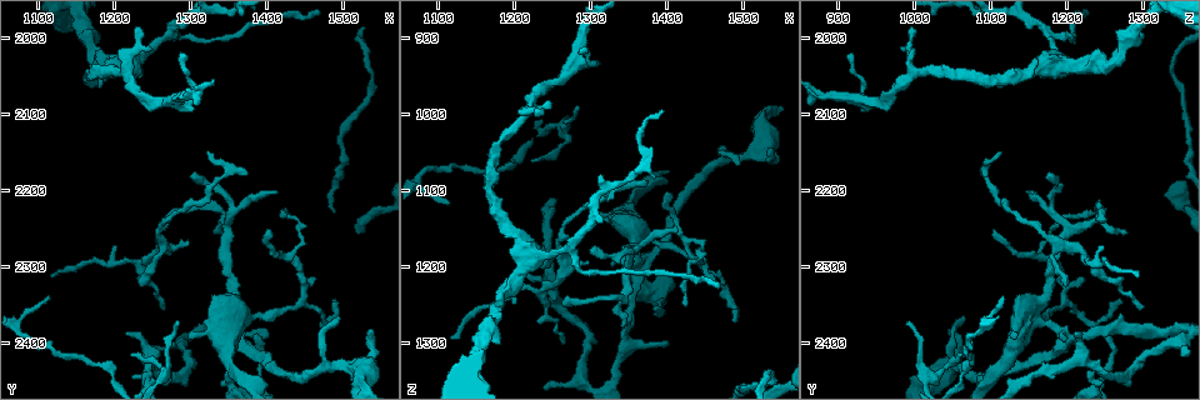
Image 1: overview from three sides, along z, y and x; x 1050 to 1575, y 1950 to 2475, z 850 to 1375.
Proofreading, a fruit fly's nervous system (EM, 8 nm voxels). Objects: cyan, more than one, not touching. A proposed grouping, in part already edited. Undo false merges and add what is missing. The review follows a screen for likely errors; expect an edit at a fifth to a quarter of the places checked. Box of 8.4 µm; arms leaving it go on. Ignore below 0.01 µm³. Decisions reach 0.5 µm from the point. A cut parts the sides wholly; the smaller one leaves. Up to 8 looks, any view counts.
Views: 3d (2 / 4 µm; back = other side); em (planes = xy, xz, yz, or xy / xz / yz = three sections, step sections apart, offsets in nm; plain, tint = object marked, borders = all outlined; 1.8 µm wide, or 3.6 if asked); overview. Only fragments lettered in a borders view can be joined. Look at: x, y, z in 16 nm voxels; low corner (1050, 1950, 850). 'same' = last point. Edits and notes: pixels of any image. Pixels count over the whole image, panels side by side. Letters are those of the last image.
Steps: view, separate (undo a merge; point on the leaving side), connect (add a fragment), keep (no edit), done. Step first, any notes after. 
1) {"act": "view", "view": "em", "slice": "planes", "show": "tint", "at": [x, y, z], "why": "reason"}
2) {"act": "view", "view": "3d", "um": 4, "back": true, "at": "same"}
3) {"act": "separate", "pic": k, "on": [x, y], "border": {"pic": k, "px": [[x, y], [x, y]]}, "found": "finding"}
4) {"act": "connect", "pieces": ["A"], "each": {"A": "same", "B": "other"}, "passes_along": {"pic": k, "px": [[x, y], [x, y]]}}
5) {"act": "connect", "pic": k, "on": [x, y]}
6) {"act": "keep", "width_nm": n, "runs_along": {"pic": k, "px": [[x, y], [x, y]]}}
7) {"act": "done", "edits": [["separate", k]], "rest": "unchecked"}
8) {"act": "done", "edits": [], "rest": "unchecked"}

{"act": "view", "view": "3d", "um": 4, "at": [1265, 2445, 1015], "why": "a fork"}

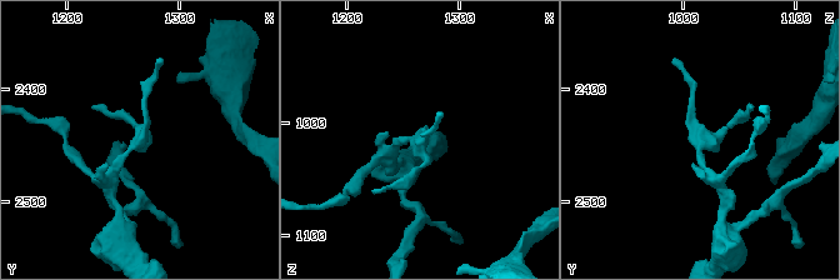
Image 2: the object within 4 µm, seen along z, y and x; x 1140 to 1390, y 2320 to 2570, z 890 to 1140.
{"act": "view", "view": "em", "slice": "planes", "show": "borders", "at": [1266, 2446, 1016]}

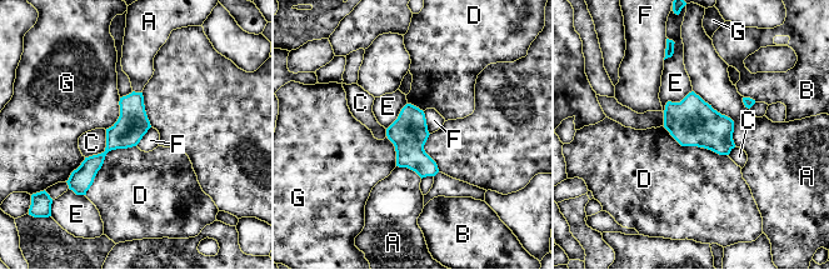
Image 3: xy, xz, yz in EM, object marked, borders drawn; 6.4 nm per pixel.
{"act": "keep", "each": {"A": "other", "B": "other", "C": "other", "D": "other", "E": "other", "F": "other", "G": "other"}, "border": {"pic": 3, "px": [[423, 111], [429, 134]]}, "found": "all the same cell"}

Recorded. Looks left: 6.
{"act": "view", "view": "em", "slice": "planes", "show": "borders", "at": [1405, 2250, 1105], "why": "an open end"}

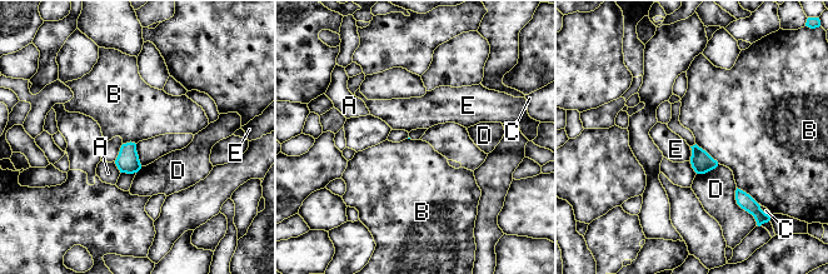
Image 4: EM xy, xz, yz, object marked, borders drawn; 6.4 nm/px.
{"act": "keep", "longest_contact_nm": ["B", 200], "each": {"A": "other", "B": "other", "C": "other", "D": "other", "E": "other"}, "border": {"pic": 4, "px": [[696, 143], [718, 163]]}, "found": "no lettered fragment goes on from it"}

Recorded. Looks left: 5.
{"act": "view", "view": "3d", "um": 2, "at": [1545, 2385, 1050], "why": "an open end"}

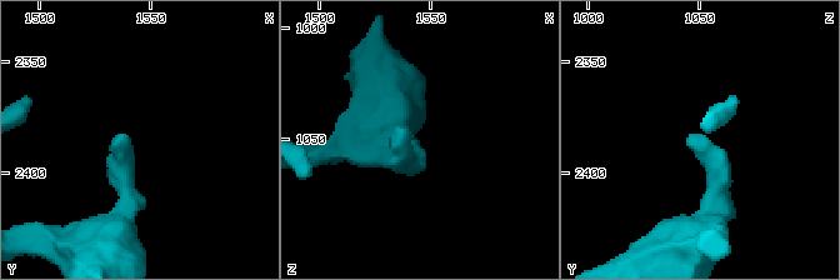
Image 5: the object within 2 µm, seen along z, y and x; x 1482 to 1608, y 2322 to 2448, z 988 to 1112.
{"act": "view", "view": "em", "slice": "planes", "show": "tint", "at": [1541, 2383, 1047]}

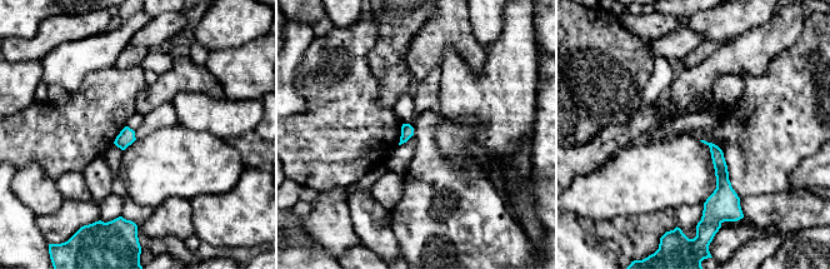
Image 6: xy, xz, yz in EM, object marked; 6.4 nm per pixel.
{"act": "view", "view": "em", "slice": "planes", "show": "borders", "at": "same", "why": "see the neighbours"}

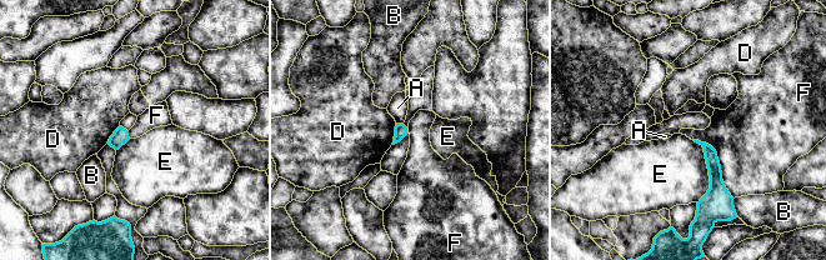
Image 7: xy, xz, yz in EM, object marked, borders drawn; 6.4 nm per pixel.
{"act": "keep", "longest_contact_nm": ["F", 460], "each": {"A": "other", "B": "other", "D": "other", "E": "other", "F": "other"}, "found": "none of them fits"}

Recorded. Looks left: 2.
{"act": "done", "edits": [], "rest": "unchecked"}

